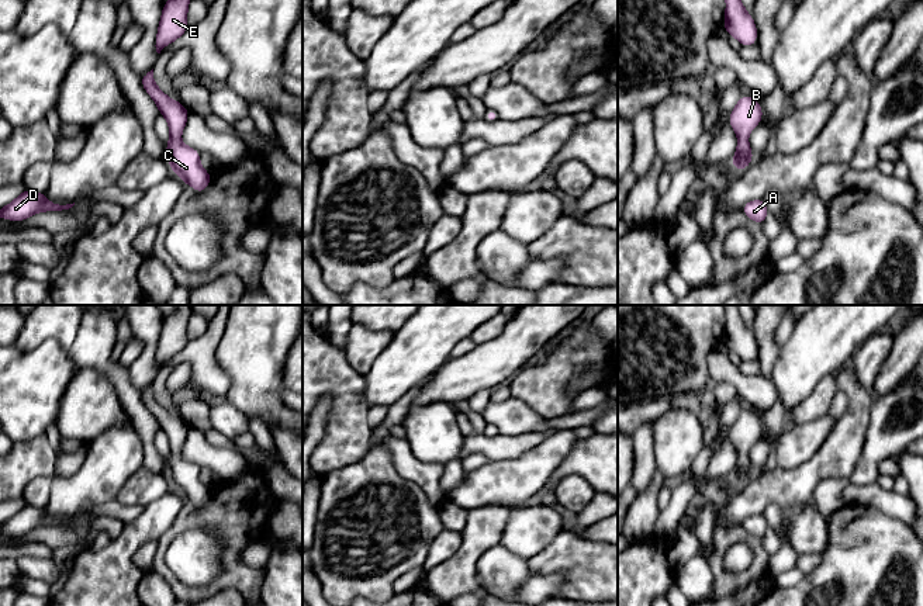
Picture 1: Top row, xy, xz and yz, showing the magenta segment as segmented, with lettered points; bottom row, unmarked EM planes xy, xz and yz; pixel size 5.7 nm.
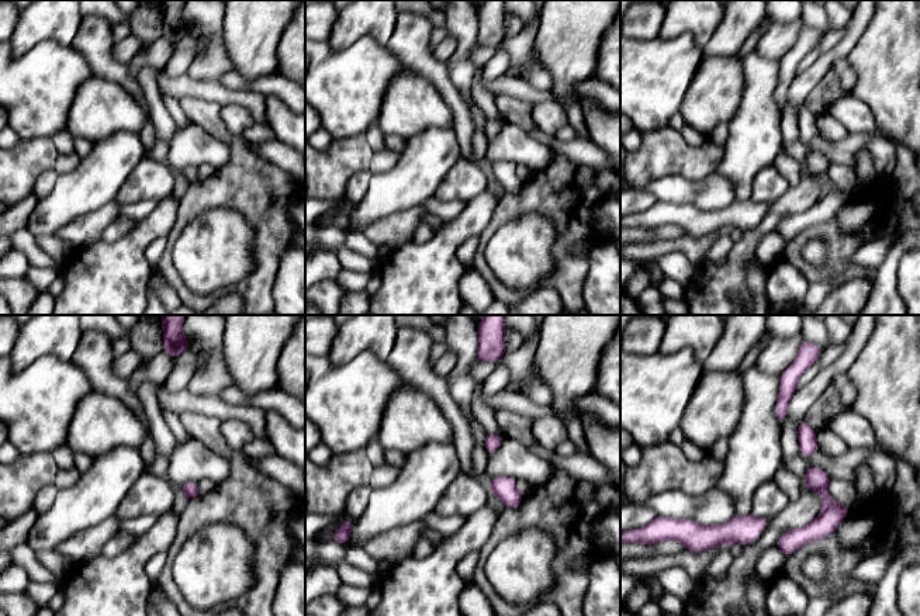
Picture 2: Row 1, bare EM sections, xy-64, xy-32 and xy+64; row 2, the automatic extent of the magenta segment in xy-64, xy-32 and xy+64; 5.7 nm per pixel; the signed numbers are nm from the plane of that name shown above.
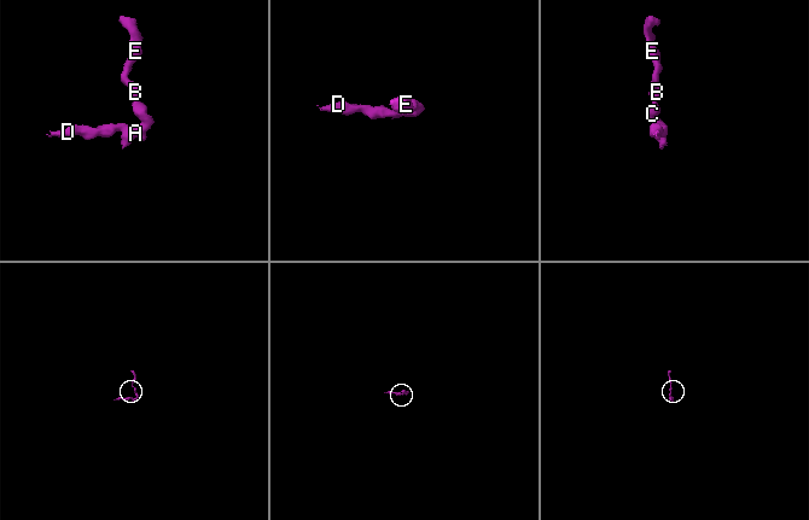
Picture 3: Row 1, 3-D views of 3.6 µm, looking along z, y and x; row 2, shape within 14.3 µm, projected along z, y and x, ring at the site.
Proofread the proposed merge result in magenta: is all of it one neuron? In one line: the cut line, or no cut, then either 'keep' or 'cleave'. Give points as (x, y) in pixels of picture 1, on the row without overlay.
no cut | keep

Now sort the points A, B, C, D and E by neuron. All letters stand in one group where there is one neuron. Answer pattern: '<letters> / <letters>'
A B C D E

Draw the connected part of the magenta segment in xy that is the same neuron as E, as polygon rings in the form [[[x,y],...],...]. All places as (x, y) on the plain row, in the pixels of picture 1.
[[[176,305],[174,311],[165,316],[160,339],[156,349],[156,367],[179,354],[189,342],[187,323],[191,309],[190,305]]]

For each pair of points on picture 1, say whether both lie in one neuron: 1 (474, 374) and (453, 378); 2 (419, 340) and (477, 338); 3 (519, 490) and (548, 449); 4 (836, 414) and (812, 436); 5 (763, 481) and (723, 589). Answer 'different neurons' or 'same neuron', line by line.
1: same neuron
2: different neurons
3: same neuron
4: different neurons
5: different neurons

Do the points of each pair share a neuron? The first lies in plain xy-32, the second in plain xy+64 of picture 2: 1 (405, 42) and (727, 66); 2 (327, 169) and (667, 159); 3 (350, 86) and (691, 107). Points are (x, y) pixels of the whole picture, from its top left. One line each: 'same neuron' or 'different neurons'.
1: different neurons
2: same neuron
3: different neurons

